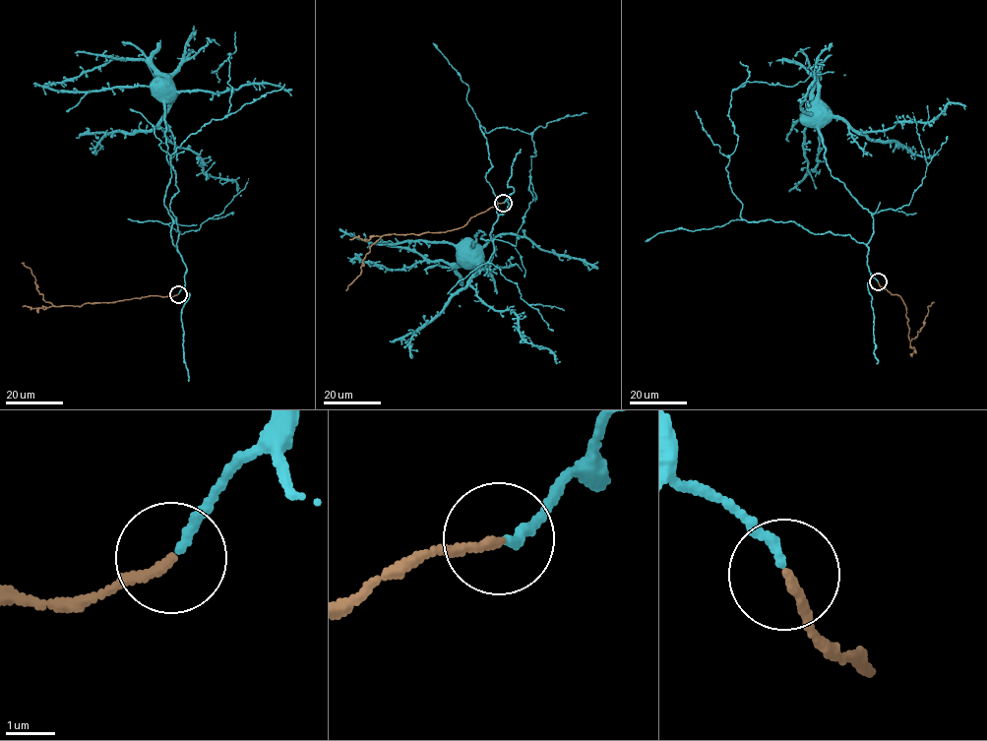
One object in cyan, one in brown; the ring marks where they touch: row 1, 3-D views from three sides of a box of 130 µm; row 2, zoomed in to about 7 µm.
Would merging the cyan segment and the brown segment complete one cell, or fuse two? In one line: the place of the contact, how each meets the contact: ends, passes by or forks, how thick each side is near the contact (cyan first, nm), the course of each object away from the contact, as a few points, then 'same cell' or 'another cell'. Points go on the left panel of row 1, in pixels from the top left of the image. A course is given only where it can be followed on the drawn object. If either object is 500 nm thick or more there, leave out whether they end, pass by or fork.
place (178, 294); cyan ends; brown ends; calibres 190 and 180 nm; course cyan (178, 293), (185, 284), (186, 270), (171, 240), (173, 218), (164, 204), (171, 175), (166, 158), (161, 83); course brown (177, 293), (85, 303), (81, 306), (56, 306), (43, 300), (30, 269), (22, 263); same cell

